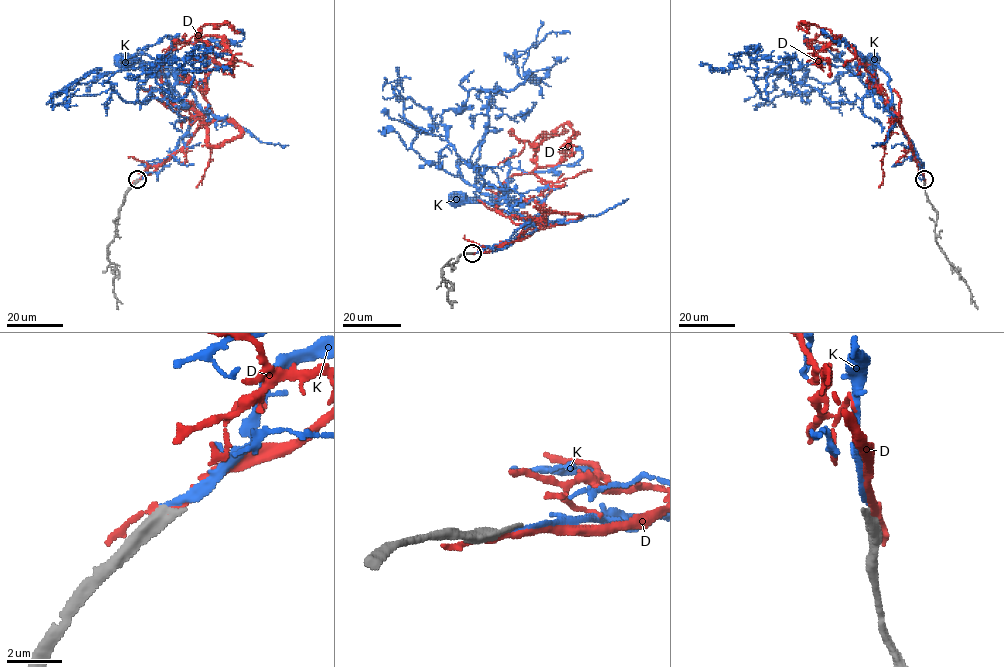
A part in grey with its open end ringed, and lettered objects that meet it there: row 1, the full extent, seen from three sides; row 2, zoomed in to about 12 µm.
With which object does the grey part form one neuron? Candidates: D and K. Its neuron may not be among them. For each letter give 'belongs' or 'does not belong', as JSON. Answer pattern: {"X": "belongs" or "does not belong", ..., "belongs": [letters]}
{"D": "does not belong", "K": "belongs", "belongs": ["K"]}

